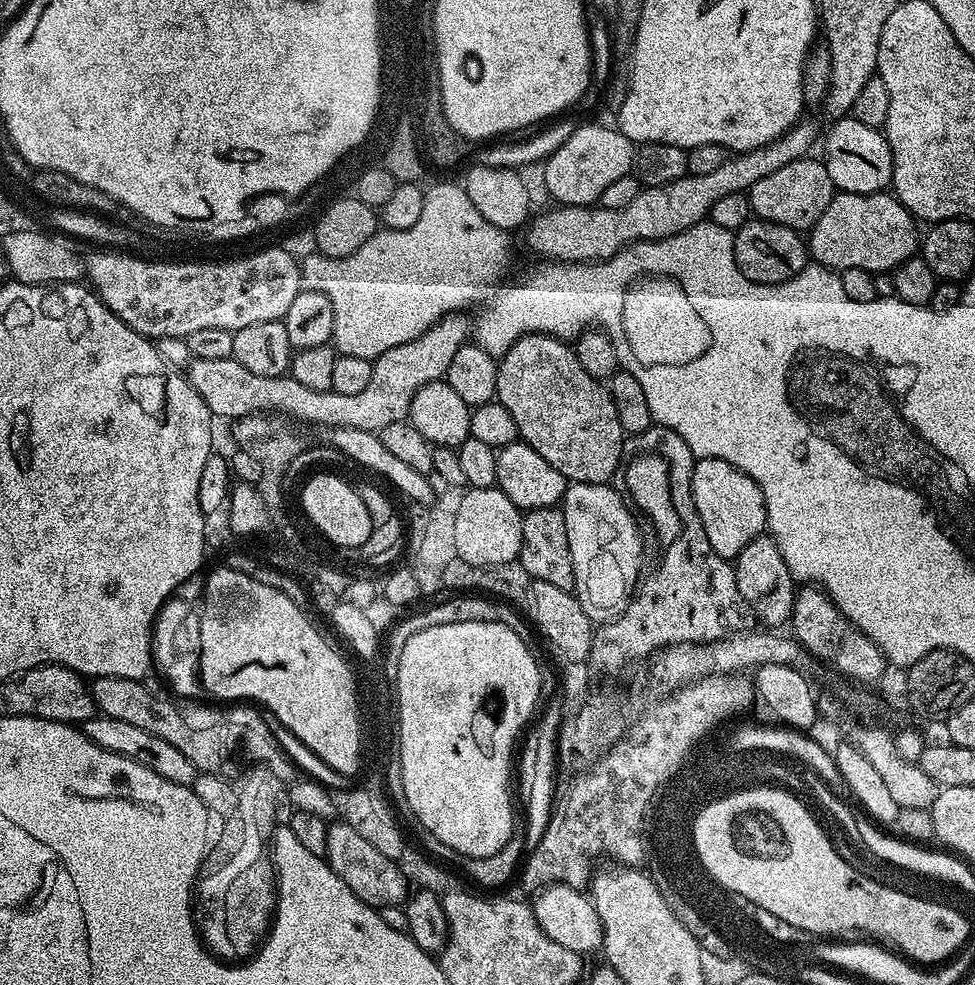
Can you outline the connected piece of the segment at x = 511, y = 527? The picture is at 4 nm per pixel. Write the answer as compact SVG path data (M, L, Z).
M468 488L463 493L460 505L454 511L454 546L459 559L474 566L494 566L495 563L510 563L519 557L522 550L522 522L524 512L502 494L500 488Z

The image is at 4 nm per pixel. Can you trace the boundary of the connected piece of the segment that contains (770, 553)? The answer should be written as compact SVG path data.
M761 534L754 542L750 542L746 550L737 554L734 567L738 594L742 594L742 598L750 606L753 617L757 621L761 620L764 623L761 625L768 630L779 629L779 624L787 625L792 619L798 584L792 579L790 570L771 535Z

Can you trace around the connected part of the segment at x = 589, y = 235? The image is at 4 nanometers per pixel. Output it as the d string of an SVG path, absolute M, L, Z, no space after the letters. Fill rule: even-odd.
M804 118L766 146L729 155L722 167L711 174L683 176L678 178L678 182L670 182L661 188L641 187L638 198L634 198L630 206L622 206L622 210L606 210L599 206L552 206L549 212L542 213L537 220L535 217L527 225L528 248L544 256L540 258L552 262L578 264L609 260L629 244L642 240L661 240L682 234L682 230L690 230L690 226L707 221L710 206L714 206L718 198L726 194L747 193L748 188L766 178L766 174L774 174L774 170L787 166L789 162L805 159L815 140L816 128Z

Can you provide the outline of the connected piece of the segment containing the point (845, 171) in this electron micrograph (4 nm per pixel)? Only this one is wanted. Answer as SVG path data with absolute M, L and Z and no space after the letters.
M840 118L833 124L836 125L829 130L828 137L824 140L824 153L822 153L824 165L832 179L833 189L850 194L870 194L871 192L885 191L892 183L892 155L883 131L870 126L862 126L862 122L851 118Z

